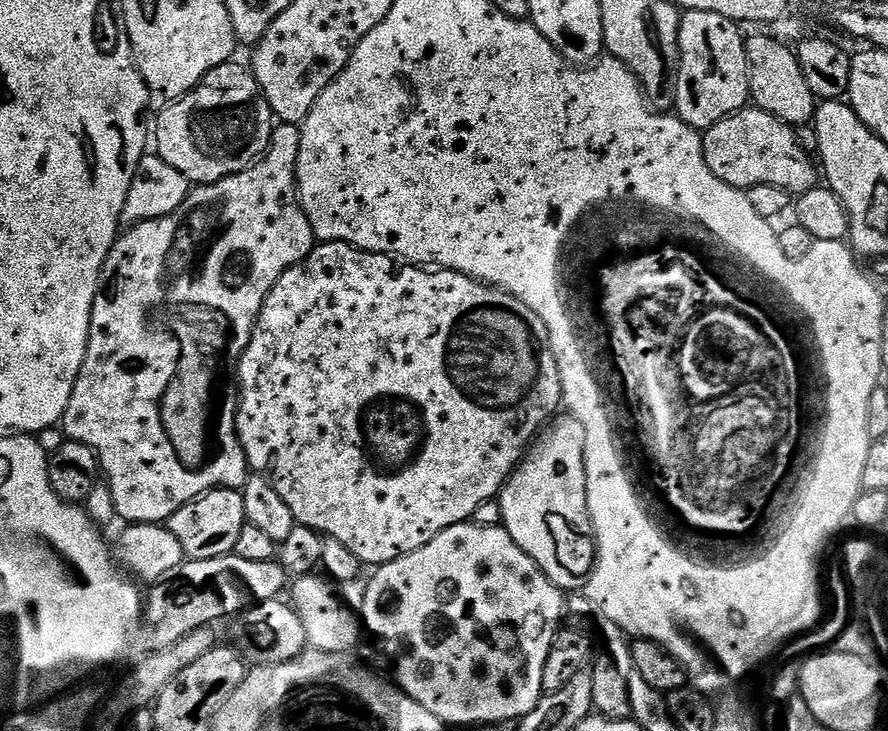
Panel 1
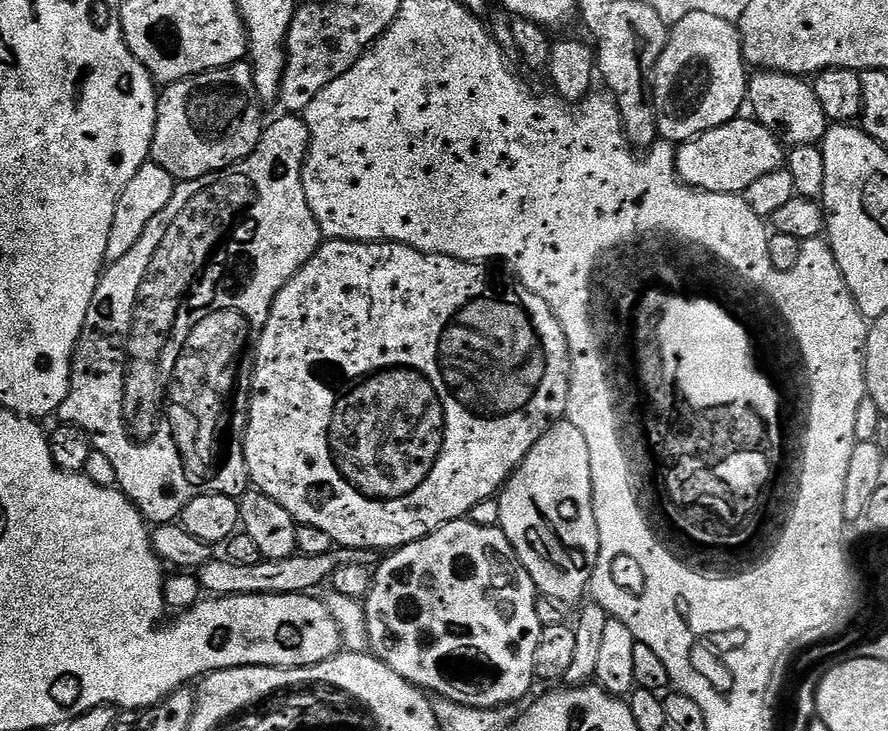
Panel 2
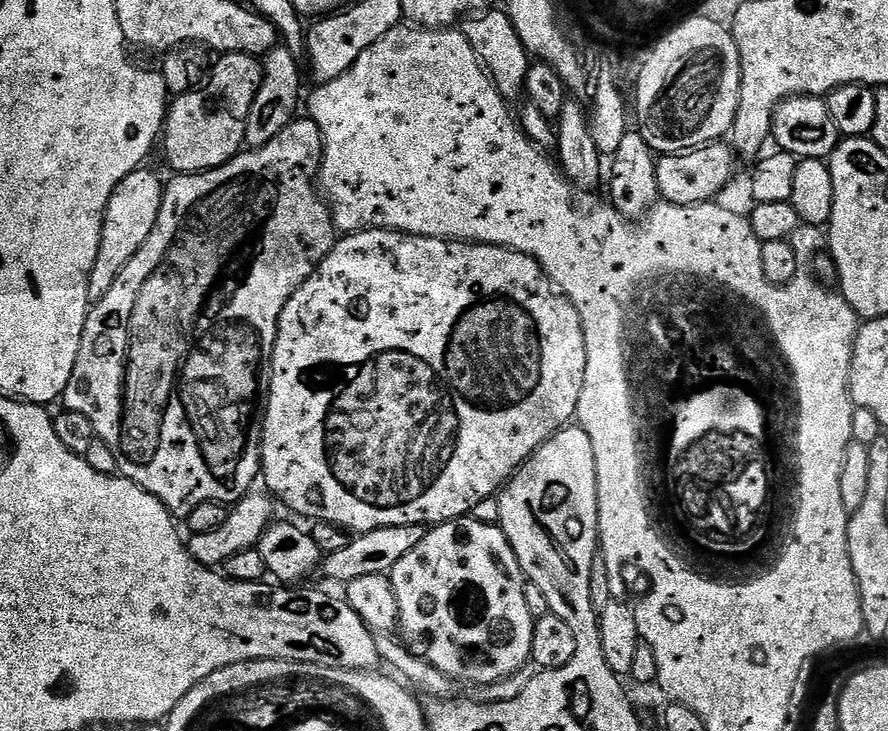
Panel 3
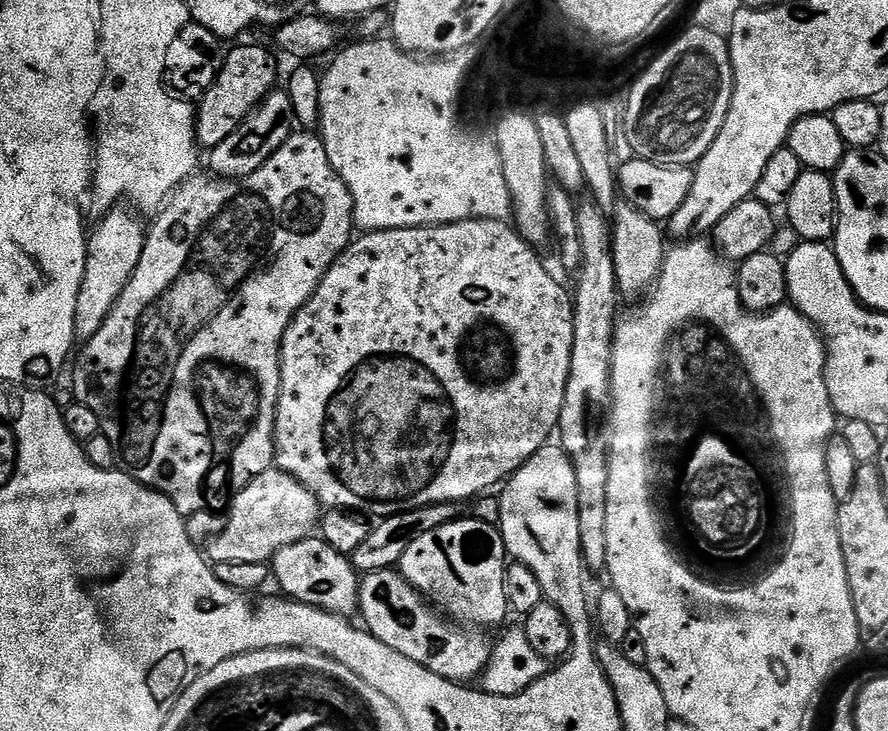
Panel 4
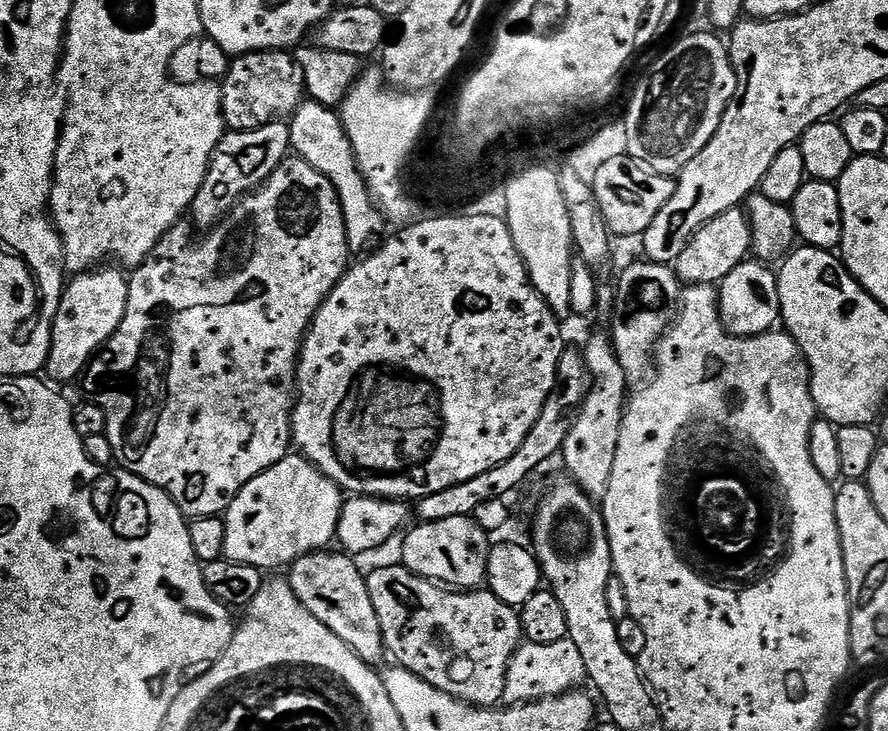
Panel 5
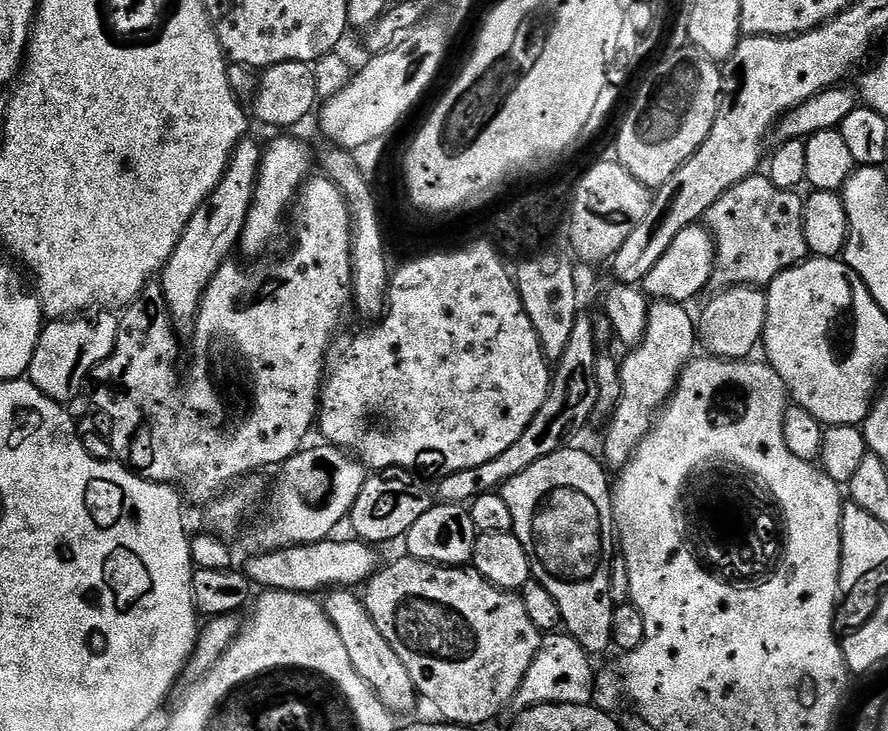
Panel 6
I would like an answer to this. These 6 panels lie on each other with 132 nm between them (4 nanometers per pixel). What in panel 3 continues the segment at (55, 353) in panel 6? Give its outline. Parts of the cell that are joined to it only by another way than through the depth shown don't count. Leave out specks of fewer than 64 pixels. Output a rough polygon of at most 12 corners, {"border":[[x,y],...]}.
{"border":[[126,174],[104,211],[88,299],[101,300],[158,222],[165,181]]}

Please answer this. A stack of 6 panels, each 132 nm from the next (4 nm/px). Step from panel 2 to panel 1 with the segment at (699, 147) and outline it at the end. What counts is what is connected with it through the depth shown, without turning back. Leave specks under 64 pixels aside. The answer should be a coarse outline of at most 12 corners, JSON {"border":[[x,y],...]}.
{"border":[[745,106],[706,129],[706,166],[732,188],[817,187],[796,128]]}

